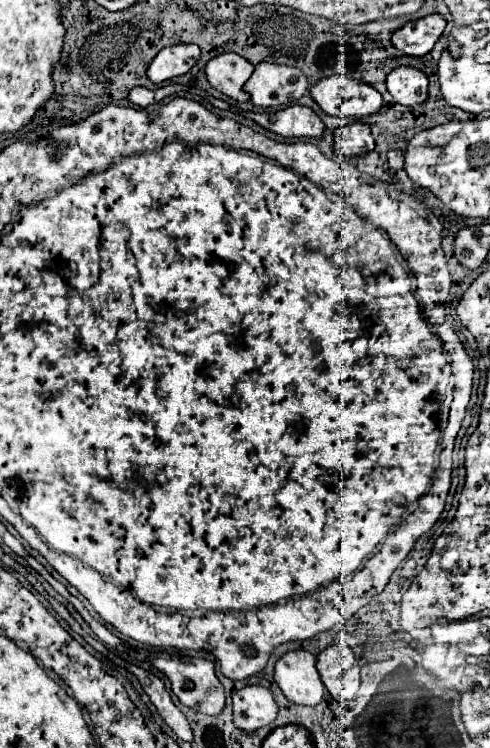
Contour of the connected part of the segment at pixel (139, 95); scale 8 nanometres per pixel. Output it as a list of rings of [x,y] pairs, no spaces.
[[[136,86],[130,90],[128,94],[128,100],[140,108],[146,108],[154,102],[154,90],[148,90],[148,88],[142,88],[142,86]]]

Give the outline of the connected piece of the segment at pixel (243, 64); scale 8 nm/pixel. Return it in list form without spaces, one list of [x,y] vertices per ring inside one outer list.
[[[234,52],[214,56],[212,60],[206,62],[204,72],[208,76],[208,82],[218,92],[222,92],[238,102],[250,100],[250,94],[244,90],[244,84],[252,76],[254,66],[248,60],[244,60],[242,56],[238,56]]]

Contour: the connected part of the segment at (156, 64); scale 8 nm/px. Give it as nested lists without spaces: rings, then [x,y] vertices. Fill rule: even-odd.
[[[180,44],[168,46],[156,54],[156,58],[148,66],[148,78],[154,84],[162,84],[174,76],[186,74],[200,56],[200,48],[196,44]]]

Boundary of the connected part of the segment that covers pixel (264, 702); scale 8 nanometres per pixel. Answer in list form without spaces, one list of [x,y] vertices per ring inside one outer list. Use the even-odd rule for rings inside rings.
[[[246,686],[232,694],[232,702],[234,724],[246,732],[272,724],[278,714],[278,704],[272,698],[272,690],[266,686]]]

